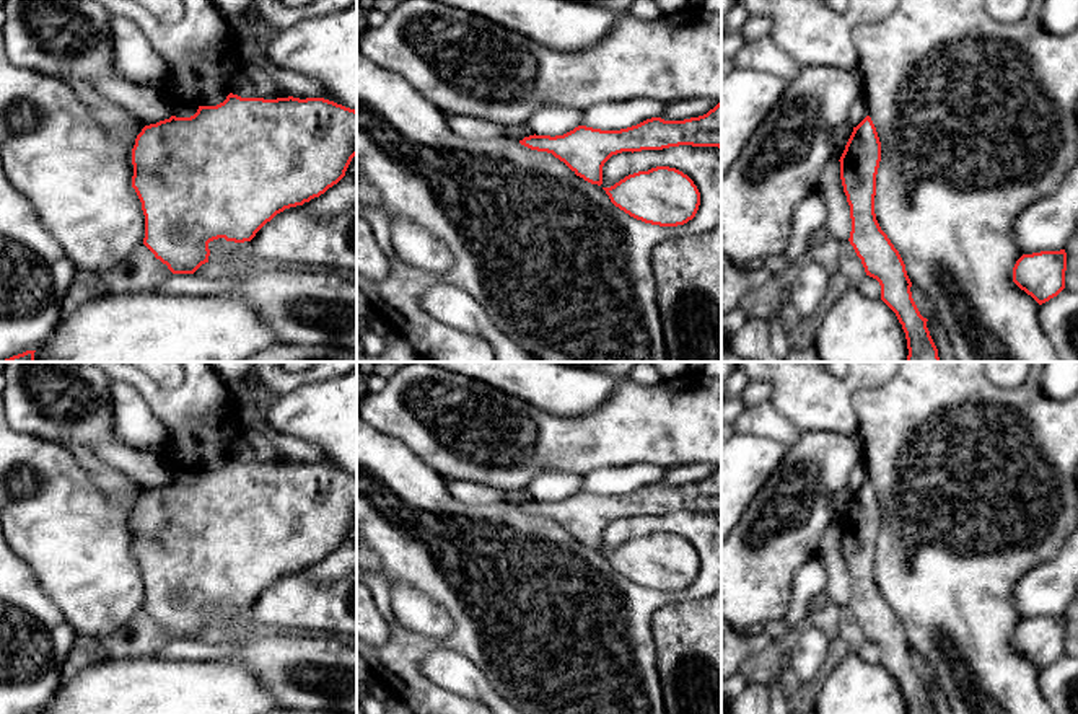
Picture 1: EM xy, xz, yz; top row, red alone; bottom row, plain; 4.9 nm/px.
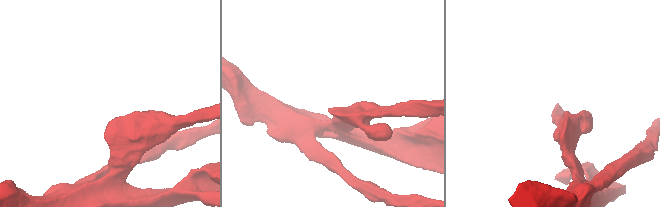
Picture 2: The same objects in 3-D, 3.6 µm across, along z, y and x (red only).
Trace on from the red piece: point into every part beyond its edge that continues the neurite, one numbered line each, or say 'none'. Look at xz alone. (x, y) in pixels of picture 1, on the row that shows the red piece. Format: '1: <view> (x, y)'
none

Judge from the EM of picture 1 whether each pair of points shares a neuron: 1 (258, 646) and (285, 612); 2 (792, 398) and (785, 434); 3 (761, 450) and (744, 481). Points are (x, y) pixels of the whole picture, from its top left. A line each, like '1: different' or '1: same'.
1: different
2: different
3: same

